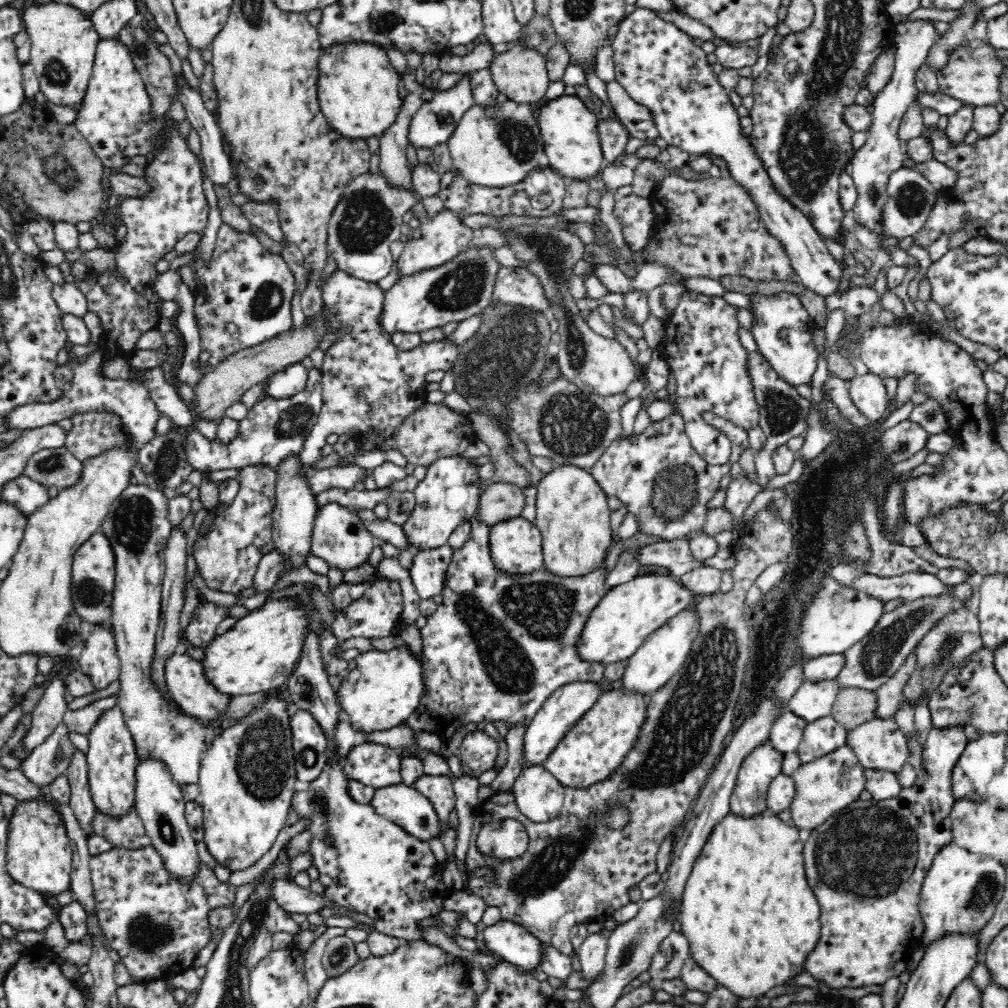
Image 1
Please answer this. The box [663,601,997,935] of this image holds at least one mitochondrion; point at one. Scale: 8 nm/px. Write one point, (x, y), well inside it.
(854, 853)

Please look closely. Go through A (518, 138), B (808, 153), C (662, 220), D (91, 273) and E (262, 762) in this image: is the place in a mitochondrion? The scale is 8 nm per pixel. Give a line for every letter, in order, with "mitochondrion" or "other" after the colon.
A: mitochondrion
B: mitochondrion
C: other
D: other
E: mitochondrion

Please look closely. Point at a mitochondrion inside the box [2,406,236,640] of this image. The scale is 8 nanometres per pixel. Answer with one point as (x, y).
(132, 522)

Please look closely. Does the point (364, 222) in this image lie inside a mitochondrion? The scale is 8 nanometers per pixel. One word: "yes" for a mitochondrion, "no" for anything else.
yes

